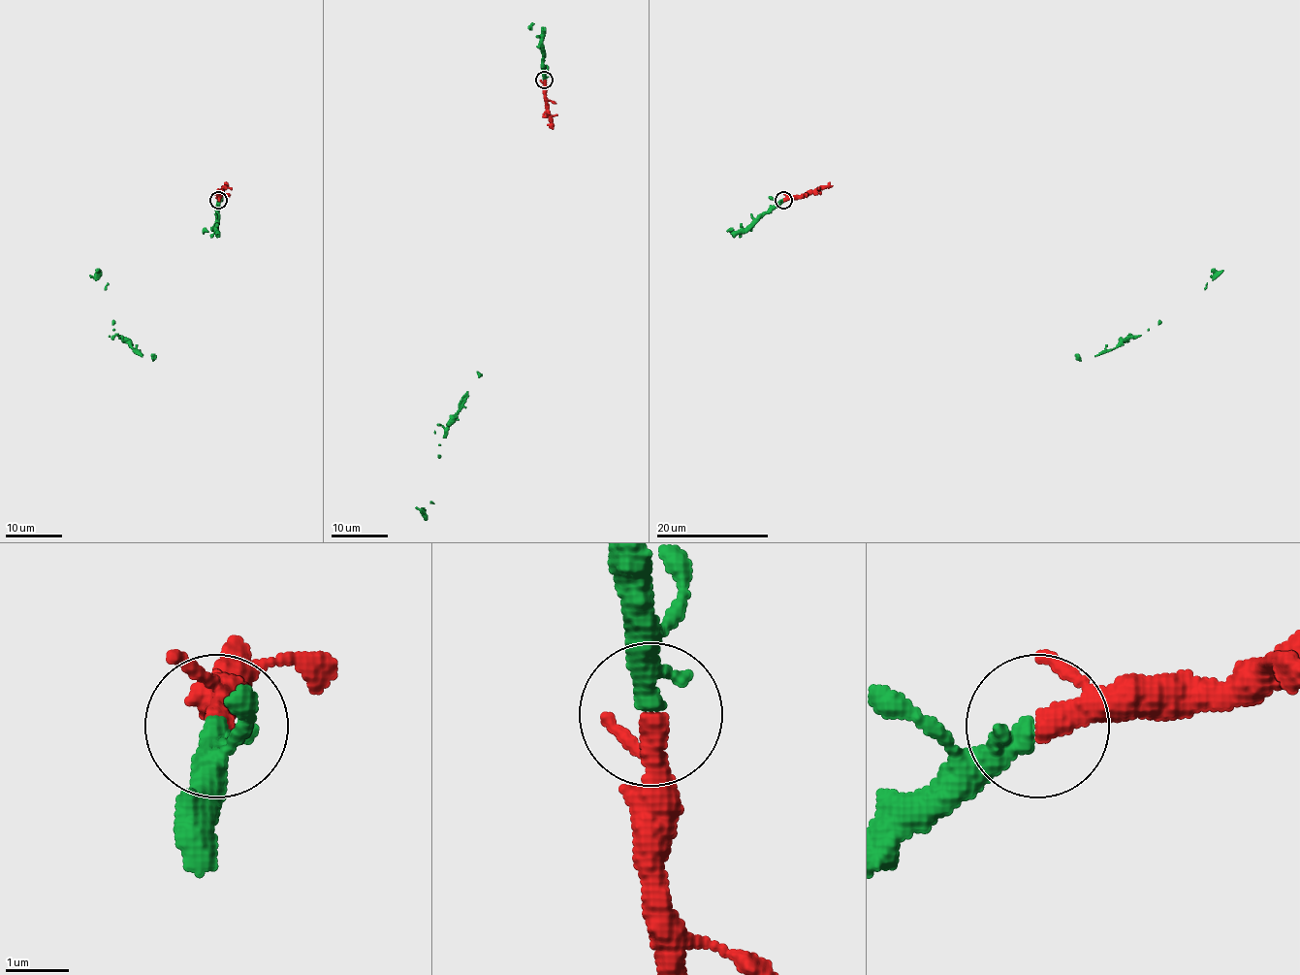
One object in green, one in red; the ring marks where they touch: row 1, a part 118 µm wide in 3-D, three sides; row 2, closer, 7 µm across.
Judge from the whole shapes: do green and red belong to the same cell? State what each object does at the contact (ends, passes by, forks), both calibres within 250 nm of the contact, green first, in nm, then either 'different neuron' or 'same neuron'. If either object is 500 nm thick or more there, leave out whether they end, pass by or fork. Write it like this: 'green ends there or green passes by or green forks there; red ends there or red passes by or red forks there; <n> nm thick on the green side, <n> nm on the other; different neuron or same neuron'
green ends there; red passes by; 420 nm thick on the green side, 280 nm on the other; same neuron

